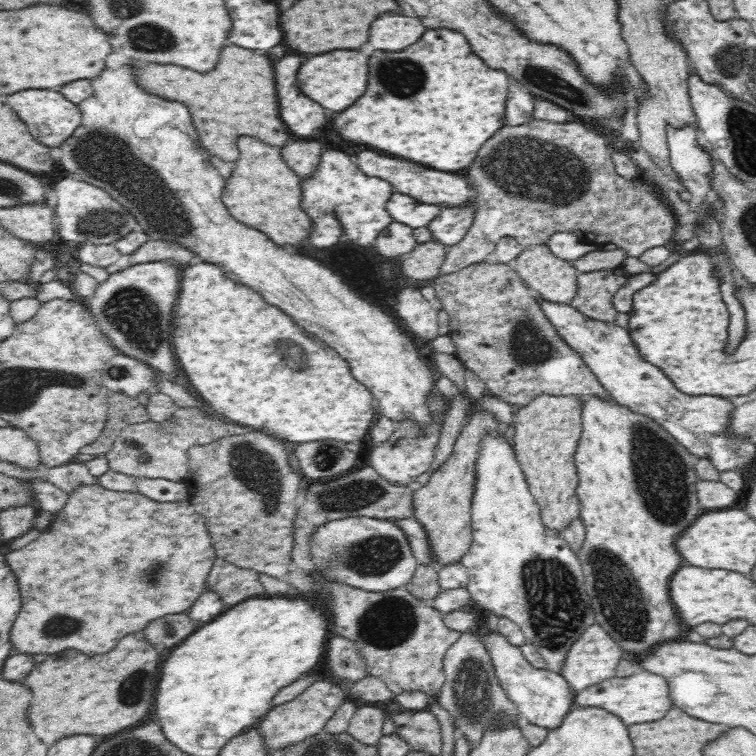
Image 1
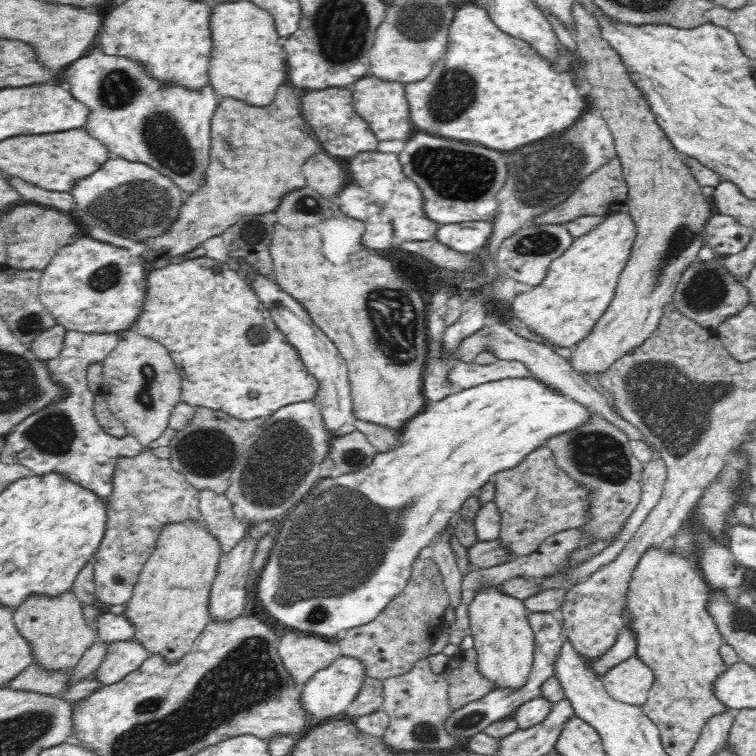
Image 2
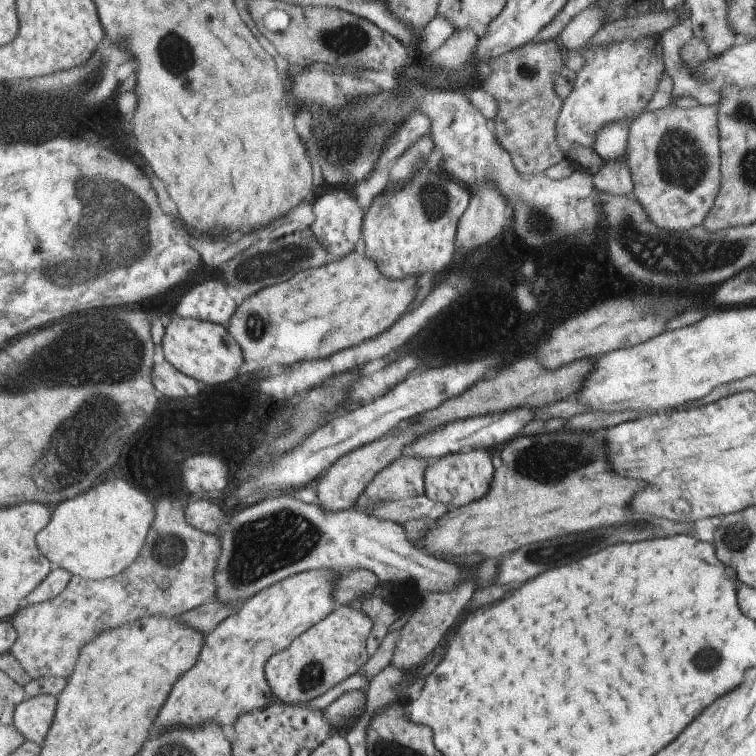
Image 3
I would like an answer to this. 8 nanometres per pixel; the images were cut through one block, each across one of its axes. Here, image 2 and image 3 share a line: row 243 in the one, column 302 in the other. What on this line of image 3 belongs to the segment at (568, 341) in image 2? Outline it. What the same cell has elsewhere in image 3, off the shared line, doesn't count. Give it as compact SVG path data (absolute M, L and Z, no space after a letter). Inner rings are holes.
M313 570L283 580L243 602L239 612L207 634L201 664L177 682L173 696L169 696L155 720L155 738L159 738L157 734L165 736L173 730L181 732L181 728L201 730L209 728L209 724L235 726L243 716L249 716L249 712L269 708L275 694L267 680L269 660L285 652L295 640L339 608L333 598L335 582L337 574L333 570Z

